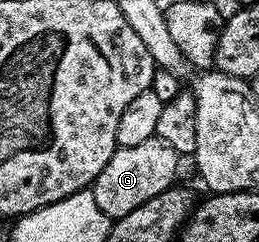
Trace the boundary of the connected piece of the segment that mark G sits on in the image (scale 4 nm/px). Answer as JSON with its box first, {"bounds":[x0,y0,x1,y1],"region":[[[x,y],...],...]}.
{"bounds":[90,136,178,220],"region":[[[155,136],[142,140],[142,144],[134,144],[134,148],[117,148],[114,156],[110,156],[110,164],[98,172],[90,187],[94,200],[98,200],[98,208],[113,220],[126,216],[126,212],[134,212],[138,204],[146,204],[146,200],[158,196],[177,181],[176,162],[178,155],[174,148]]]}

